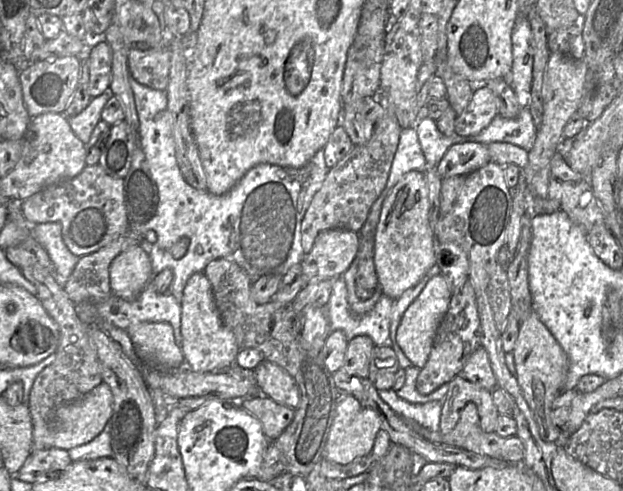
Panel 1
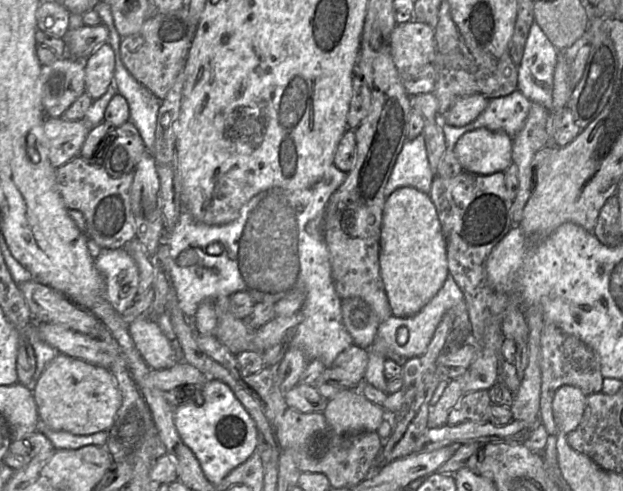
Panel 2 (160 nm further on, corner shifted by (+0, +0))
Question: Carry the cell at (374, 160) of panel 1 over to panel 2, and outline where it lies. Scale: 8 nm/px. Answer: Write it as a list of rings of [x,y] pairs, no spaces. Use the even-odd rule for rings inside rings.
[[[415,19],[396,23],[390,37],[390,52],[400,77],[409,68],[433,64],[437,55],[435,29]]]

